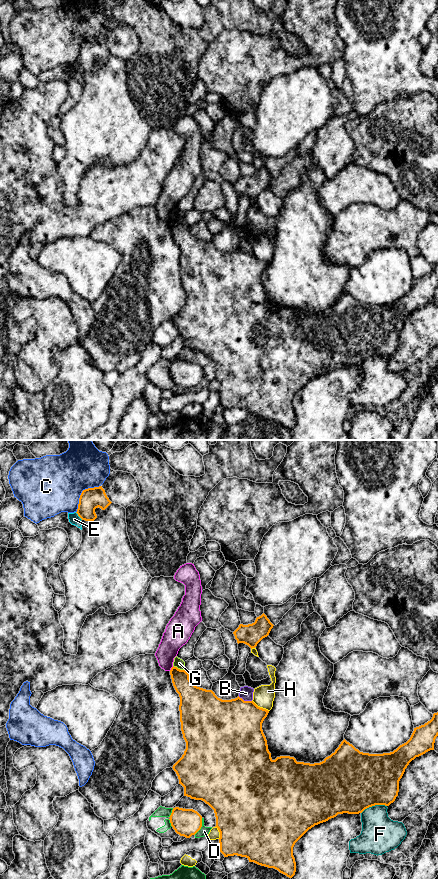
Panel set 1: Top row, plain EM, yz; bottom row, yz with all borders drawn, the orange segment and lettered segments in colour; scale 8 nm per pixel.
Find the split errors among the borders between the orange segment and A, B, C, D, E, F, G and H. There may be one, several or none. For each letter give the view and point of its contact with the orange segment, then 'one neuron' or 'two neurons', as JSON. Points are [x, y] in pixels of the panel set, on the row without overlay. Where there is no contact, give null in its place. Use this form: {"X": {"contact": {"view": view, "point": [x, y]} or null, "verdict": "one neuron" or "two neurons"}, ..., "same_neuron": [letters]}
{"A": {"contact": {"view": "yz", "point": [171, 220]}, "verdict": "two neurons"}, "B": {"contact": {"view": "yz", "point": [245, 253]}, "verdict": "two neurons"}, "C": {"contact": {"view": "yz", "point": [81, 45]}, "verdict": "two neurons"}, "D": {"contact": {"view": "yz", "point": [201, 378]}, "verdict": "two neurons"}, "E": {"contact": {"view": "yz", "point": [79, 68]}, "verdict": "two neurons"}, "F": {"contact": {"view": "yz", "point": [373, 357]}, "verdict": "two neurons"}, "G": {"contact": {"view": "yz", "point": [179, 221]}, "verdict": "two neurons"}, "H": {"contact": {"view": "yz", "point": [259, 259]}, "verdict": "two neurons"}, "same_neuron": []}

